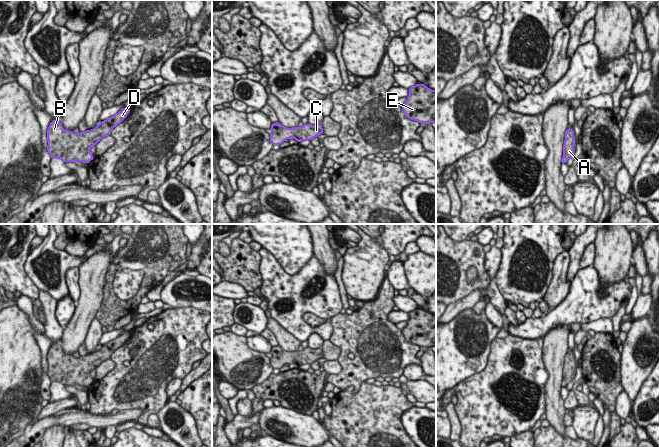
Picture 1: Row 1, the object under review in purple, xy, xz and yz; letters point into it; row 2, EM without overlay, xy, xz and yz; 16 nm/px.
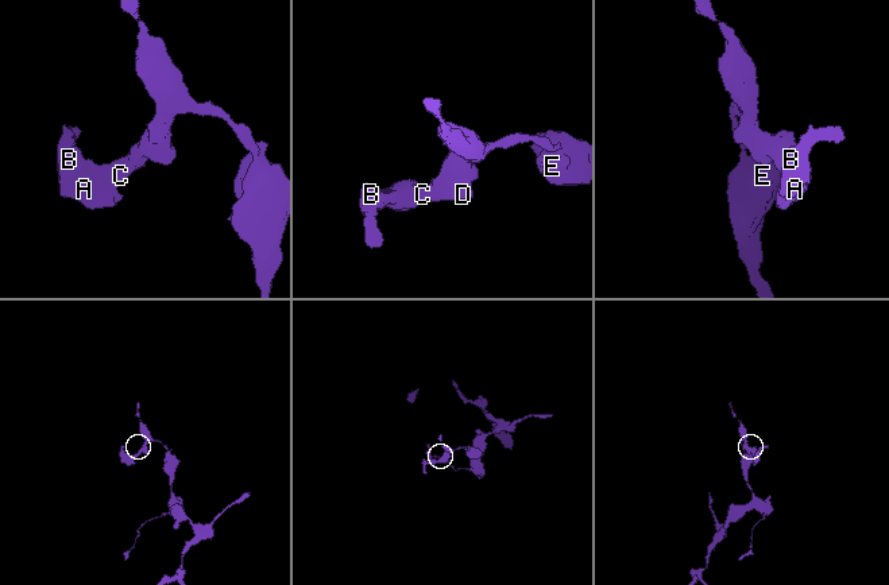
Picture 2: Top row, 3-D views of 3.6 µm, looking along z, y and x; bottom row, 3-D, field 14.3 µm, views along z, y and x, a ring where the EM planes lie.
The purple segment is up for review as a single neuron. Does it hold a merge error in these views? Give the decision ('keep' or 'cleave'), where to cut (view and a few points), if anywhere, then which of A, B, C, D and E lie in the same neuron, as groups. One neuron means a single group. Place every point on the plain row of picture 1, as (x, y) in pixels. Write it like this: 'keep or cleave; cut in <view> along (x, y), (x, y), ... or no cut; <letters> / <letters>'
keep; no cut; A B C D E

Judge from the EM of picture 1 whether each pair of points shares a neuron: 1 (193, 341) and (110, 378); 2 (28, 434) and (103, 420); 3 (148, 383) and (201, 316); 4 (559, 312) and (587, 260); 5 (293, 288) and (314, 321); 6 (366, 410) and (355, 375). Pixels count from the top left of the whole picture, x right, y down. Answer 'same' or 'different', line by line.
1: same
2: same
3: same
4: different
5: different
6: different

